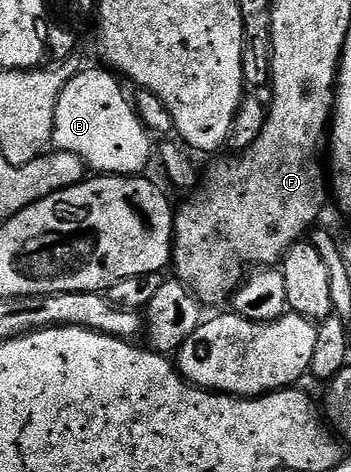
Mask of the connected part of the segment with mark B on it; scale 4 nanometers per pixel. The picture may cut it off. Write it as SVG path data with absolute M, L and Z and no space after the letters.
M82 68L70 79L67 87L63 87L55 107L52 148L62 153L75 155L97 175L131 177L144 174L145 168L149 165L149 160L152 157L154 160L155 157L154 138L139 119L136 109L133 108L130 94L125 94L124 87L126 88L126 86L108 68L100 68Z

